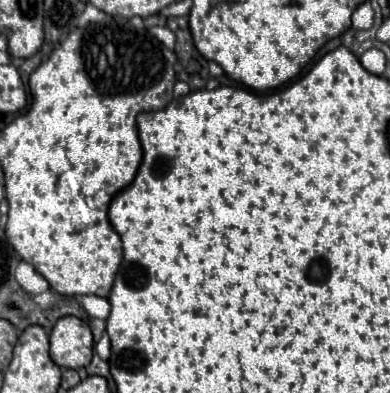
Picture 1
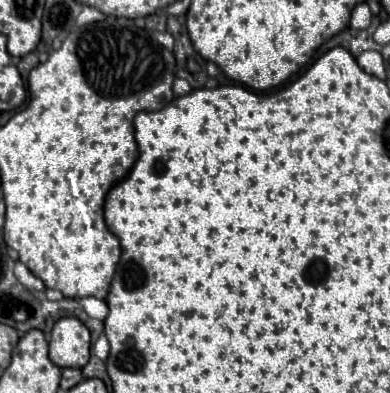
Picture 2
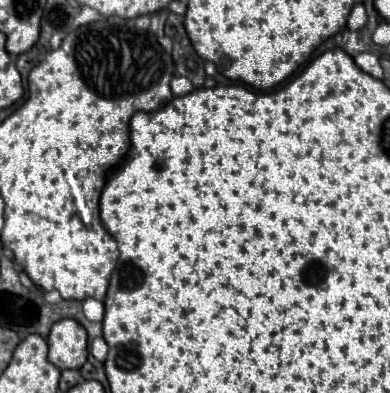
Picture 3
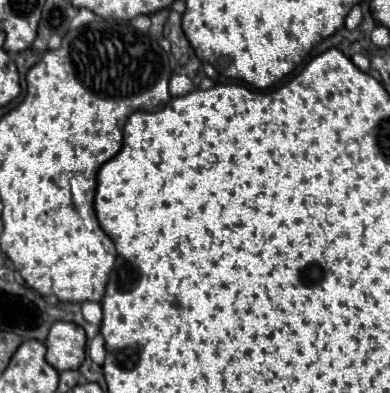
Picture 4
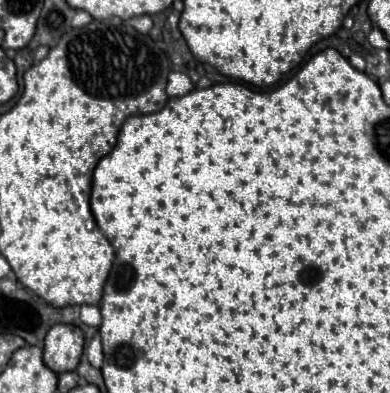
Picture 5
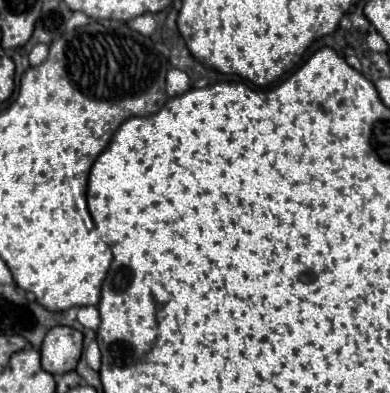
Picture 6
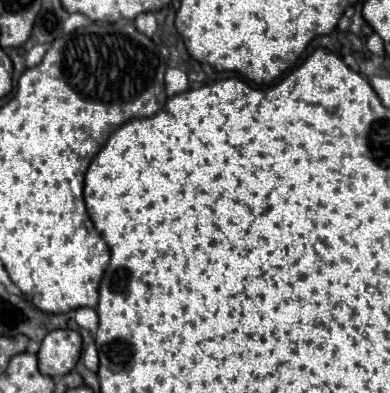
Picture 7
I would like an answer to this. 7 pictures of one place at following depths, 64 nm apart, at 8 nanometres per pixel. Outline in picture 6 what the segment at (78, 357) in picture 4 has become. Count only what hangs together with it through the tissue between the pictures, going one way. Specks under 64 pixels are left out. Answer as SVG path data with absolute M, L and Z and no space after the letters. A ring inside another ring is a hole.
M54 326L42 342L42 368L54 376L76 368L82 354L82 332L70 326Z

